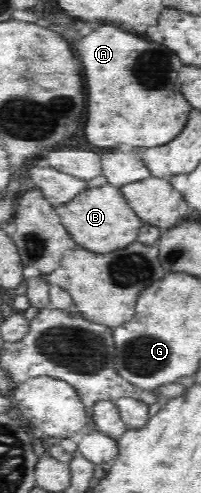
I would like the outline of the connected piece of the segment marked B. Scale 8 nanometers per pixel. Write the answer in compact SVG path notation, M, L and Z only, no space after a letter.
M112 184L87 188L72 200L55 207L60 222L76 245L86 250L105 253L134 242L143 223L130 208L122 193Z

